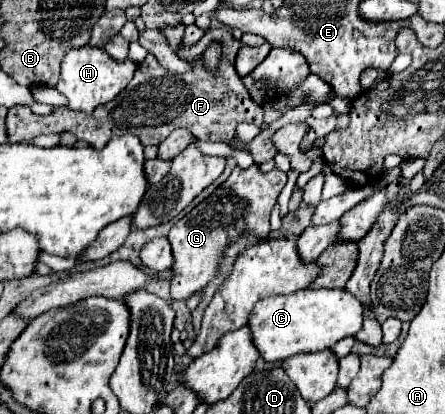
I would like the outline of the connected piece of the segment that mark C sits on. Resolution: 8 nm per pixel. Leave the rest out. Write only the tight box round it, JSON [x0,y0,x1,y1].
[249,288,361,362]

